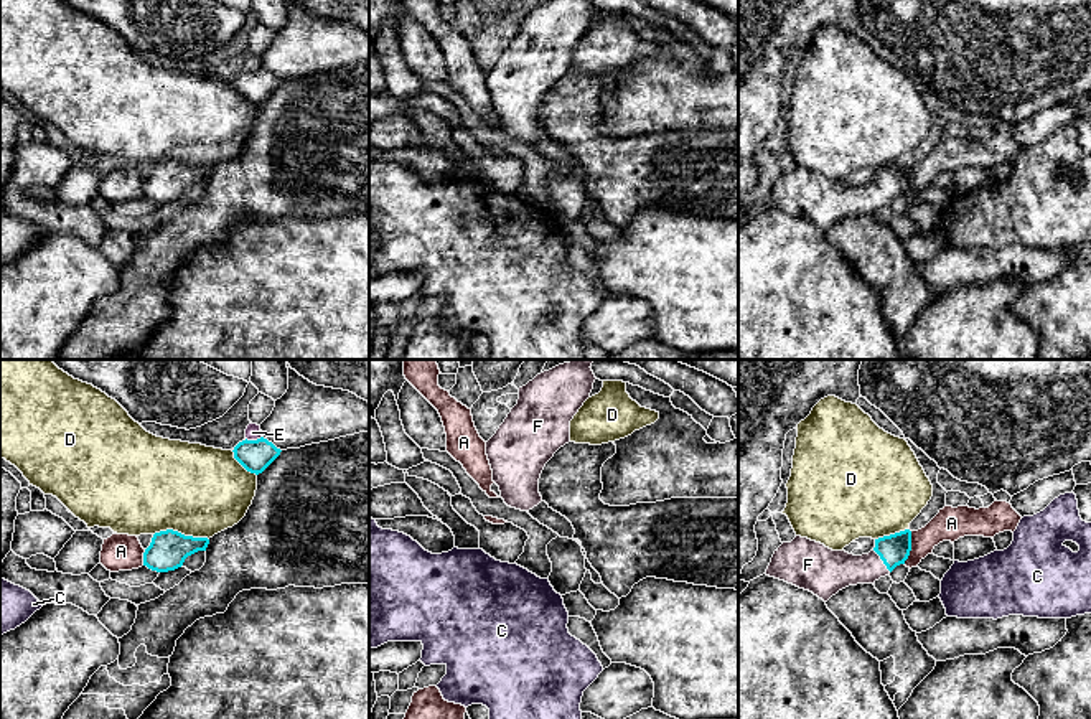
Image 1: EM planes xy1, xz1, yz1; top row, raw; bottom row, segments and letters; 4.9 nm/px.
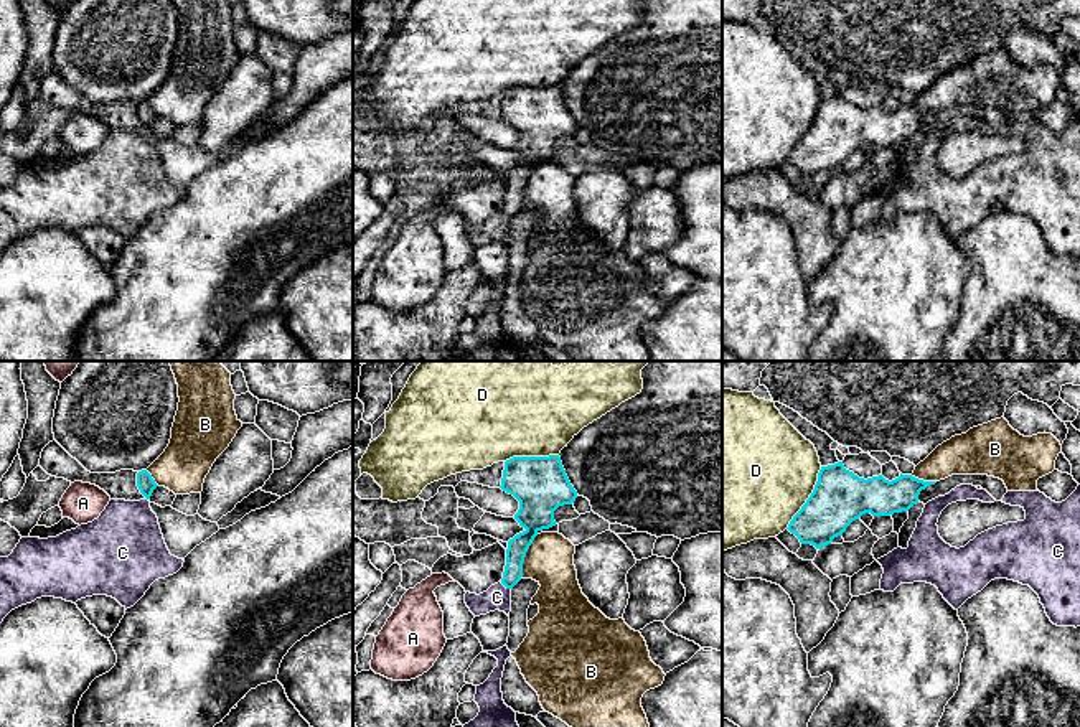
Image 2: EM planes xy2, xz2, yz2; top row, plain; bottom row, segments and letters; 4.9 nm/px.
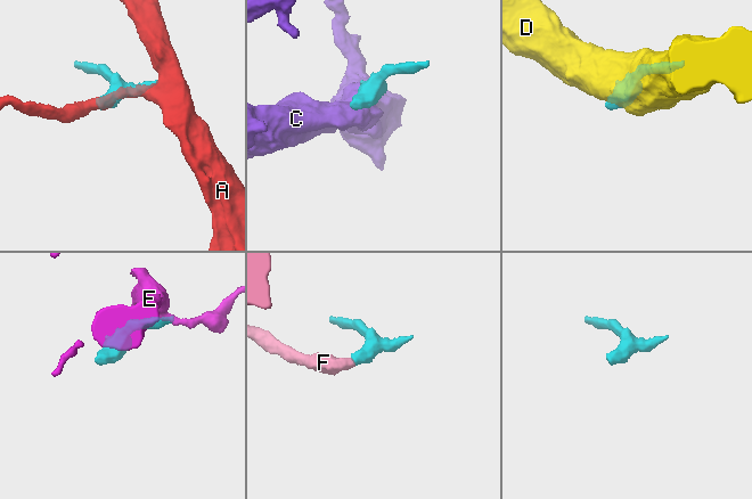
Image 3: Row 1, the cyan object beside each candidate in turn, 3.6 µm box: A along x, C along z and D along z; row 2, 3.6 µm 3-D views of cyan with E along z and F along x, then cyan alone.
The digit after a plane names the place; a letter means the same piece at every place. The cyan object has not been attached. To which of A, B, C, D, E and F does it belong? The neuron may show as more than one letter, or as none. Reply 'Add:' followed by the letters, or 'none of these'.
Add: F

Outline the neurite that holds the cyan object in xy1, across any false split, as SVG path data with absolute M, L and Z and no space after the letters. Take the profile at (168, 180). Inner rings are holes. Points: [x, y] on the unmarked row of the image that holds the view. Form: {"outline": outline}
{"outline": "M173 160L160 162L143 183L143 196L157 203L175 201L188 186L206 181L208 175L208 168L185 167Z"}

